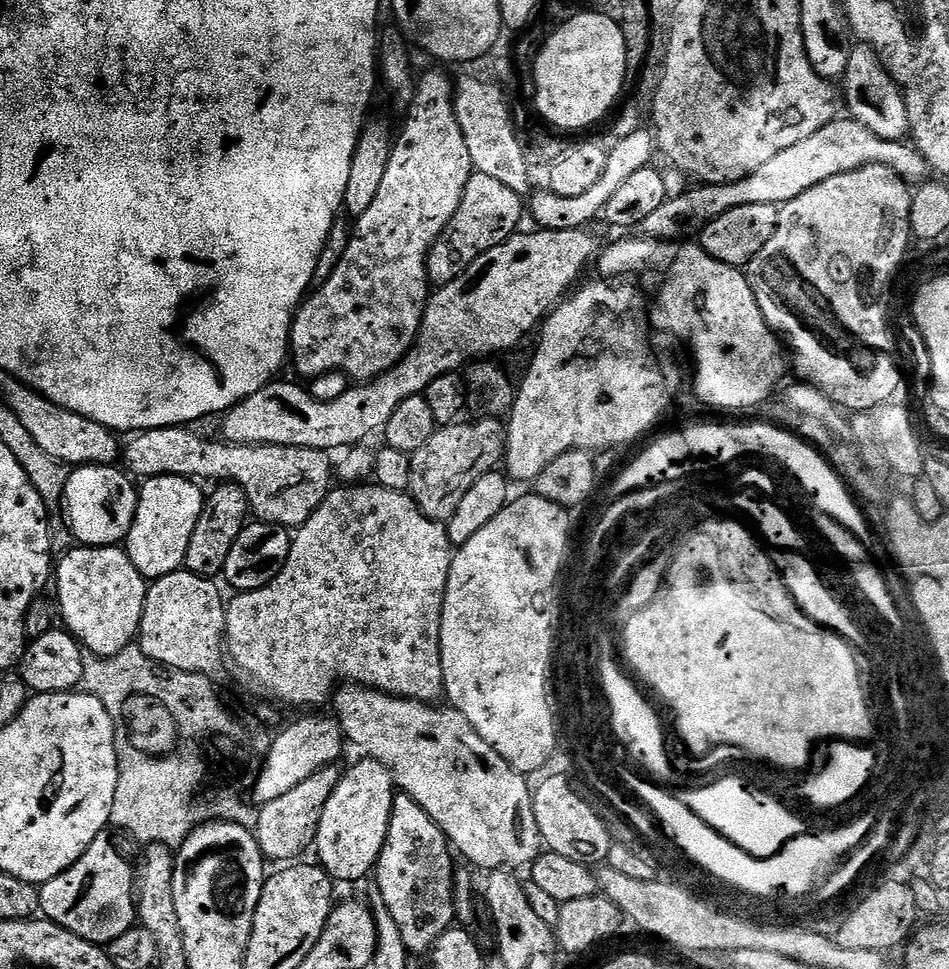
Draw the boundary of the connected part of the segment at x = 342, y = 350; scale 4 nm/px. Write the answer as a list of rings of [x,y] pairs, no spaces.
[[[428,72],[424,77],[417,79],[412,93],[412,102],[407,105],[408,117],[404,120],[404,129],[399,129],[392,145],[390,162],[386,166],[386,175],[382,177],[382,187],[378,189],[378,194],[374,197],[374,202],[366,214],[362,214],[355,221],[348,237],[346,254],[342,254],[342,262],[330,274],[330,278],[325,284],[319,285],[301,303],[296,310],[296,317],[292,320],[292,335],[290,337],[290,360],[296,363],[296,368],[305,378],[321,376],[327,372],[342,372],[345,376],[356,382],[367,382],[376,376],[381,376],[386,370],[390,370],[405,354],[412,348],[416,340],[416,335],[420,329],[420,323],[424,317],[424,308],[430,299],[430,285],[428,282],[428,255],[434,246],[434,242],[444,233],[444,227],[454,218],[454,214],[460,209],[462,194],[466,190],[466,182],[473,174],[473,166],[470,153],[466,146],[466,138],[463,137],[459,128],[458,118],[455,117],[455,102],[453,100],[454,84],[447,80],[440,72]]]

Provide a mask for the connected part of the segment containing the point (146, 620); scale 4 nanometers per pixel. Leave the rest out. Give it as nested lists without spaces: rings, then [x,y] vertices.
[[[187,570],[172,572],[160,580],[151,581],[138,633],[138,645],[141,650],[167,667],[174,667],[183,672],[201,672],[203,676],[215,677],[216,671],[226,664],[224,643],[226,596],[220,593],[221,585],[216,583],[215,579],[196,576]]]

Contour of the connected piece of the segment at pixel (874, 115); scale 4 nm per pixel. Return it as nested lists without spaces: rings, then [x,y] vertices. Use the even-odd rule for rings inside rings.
[[[865,47],[864,56],[868,60],[850,58],[842,77],[842,88],[846,93],[846,104],[852,107],[851,119],[858,121],[866,130],[878,138],[887,140],[904,140],[909,135],[910,125],[904,93],[888,73],[888,69],[879,60],[875,49]],[[844,83],[844,84],[843,84]],[[848,91],[848,92],[847,92]]]

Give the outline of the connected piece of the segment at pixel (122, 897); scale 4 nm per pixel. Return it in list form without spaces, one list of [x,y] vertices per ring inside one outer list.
[[[107,831],[100,832],[74,866],[39,885],[40,912],[47,919],[70,930],[78,938],[101,946],[109,945],[137,923],[134,868],[124,861],[123,854],[108,835]]]

